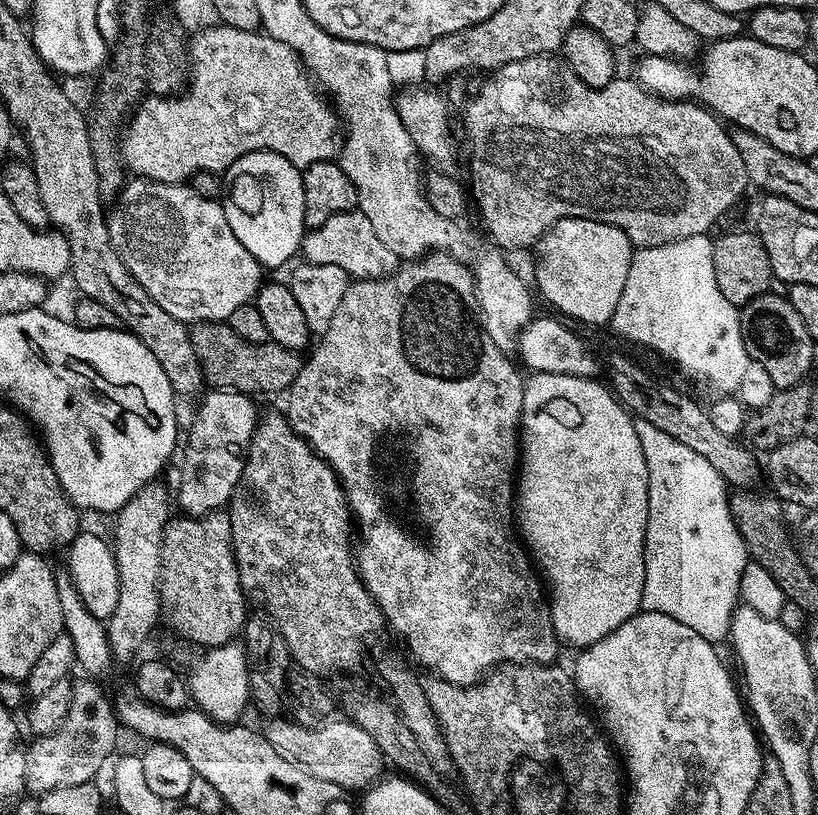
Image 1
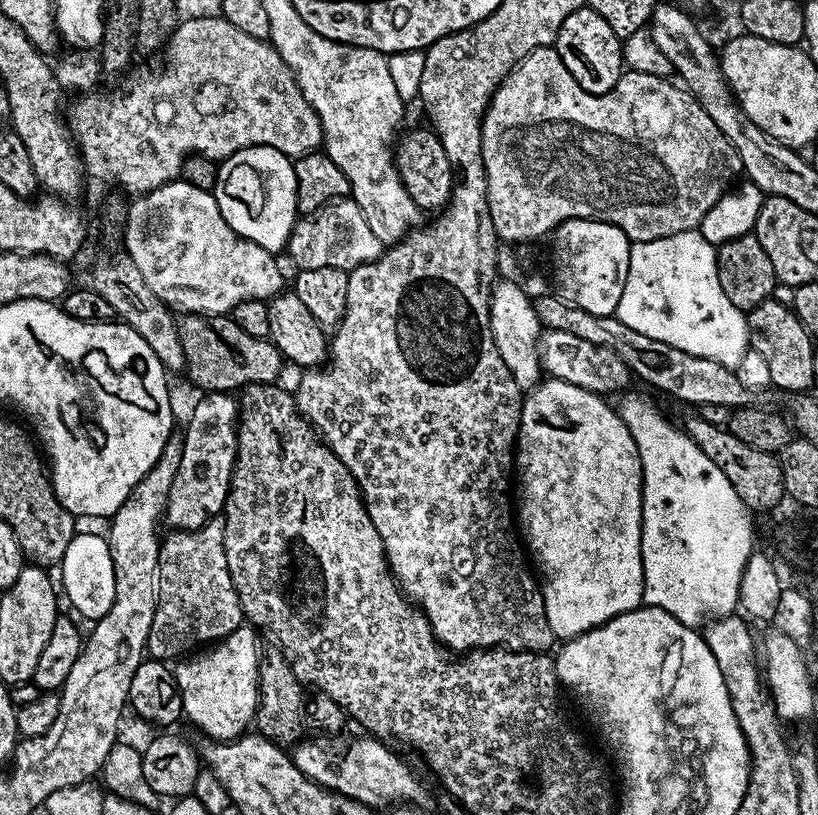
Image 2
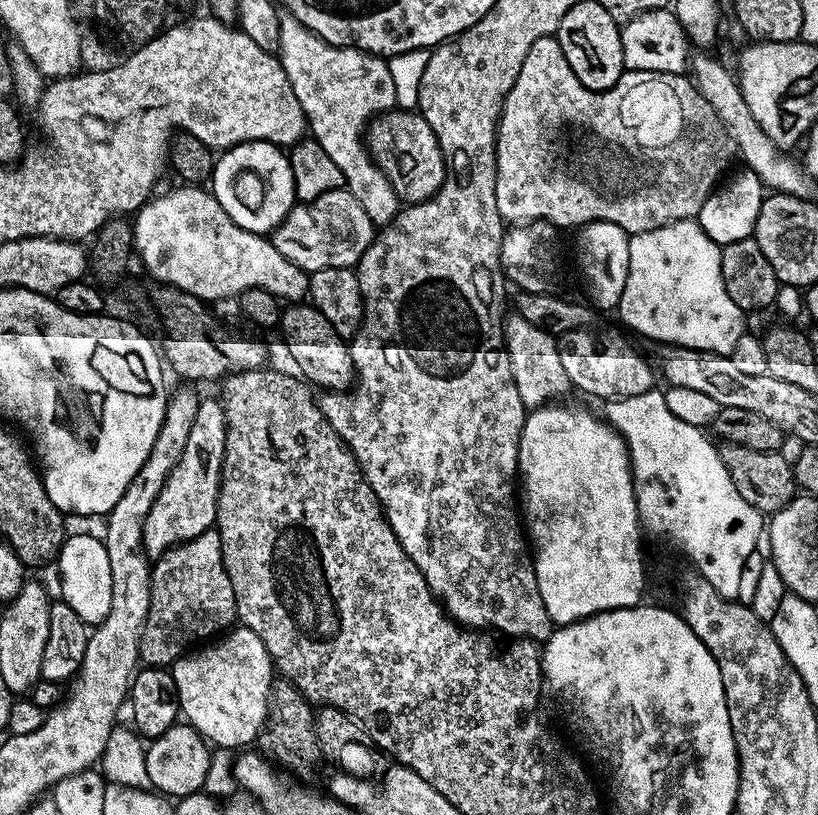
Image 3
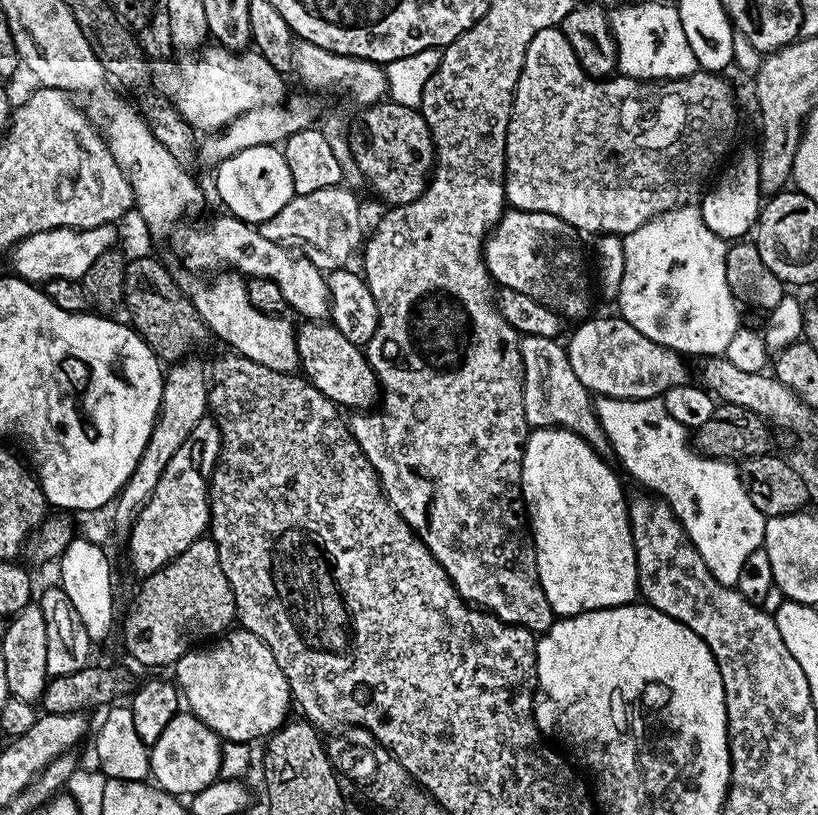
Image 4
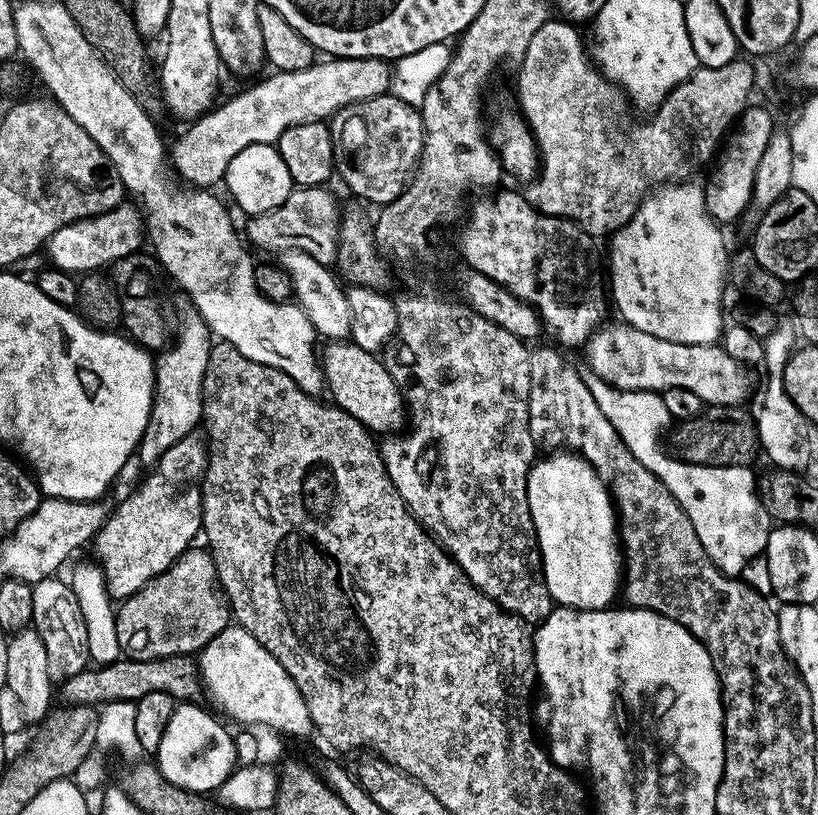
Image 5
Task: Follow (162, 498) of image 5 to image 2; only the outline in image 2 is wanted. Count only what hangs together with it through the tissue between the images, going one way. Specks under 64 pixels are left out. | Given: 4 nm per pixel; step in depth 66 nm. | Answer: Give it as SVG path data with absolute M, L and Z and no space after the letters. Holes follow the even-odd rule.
M205 392L199 398L201 400L192 408L188 429L182 432L182 463L178 465L178 474L174 474L174 486L170 486L168 505L164 511L164 520L172 530L201 528L206 522L217 519L224 511L224 503L232 485L232 472L236 469L237 397L226 392Z

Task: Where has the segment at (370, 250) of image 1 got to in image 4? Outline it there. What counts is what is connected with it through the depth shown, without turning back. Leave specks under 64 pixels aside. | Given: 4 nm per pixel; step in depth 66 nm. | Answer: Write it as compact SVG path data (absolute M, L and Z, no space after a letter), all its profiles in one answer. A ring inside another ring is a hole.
M337 186L326 190L314 190L314 194L305 196L293 195L292 200L286 202L286 206L282 206L282 210L278 210L278 214L274 214L274 218L259 225L262 238L270 238L270 242L274 242L278 246L298 252L302 256L308 256L310 262L314 262L314 266L318 266L321 272L332 274L331 272L335 268L342 267L355 252L357 255L366 236L366 228L364 232L364 224L360 221L360 204L351 191L355 192L351 187Z

